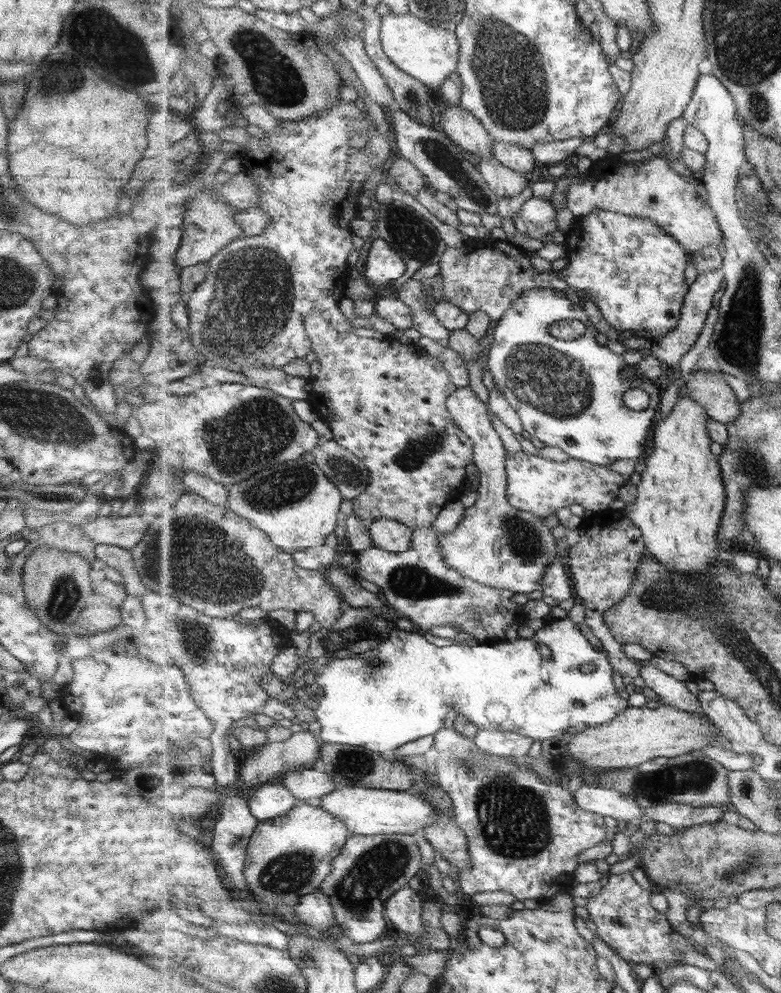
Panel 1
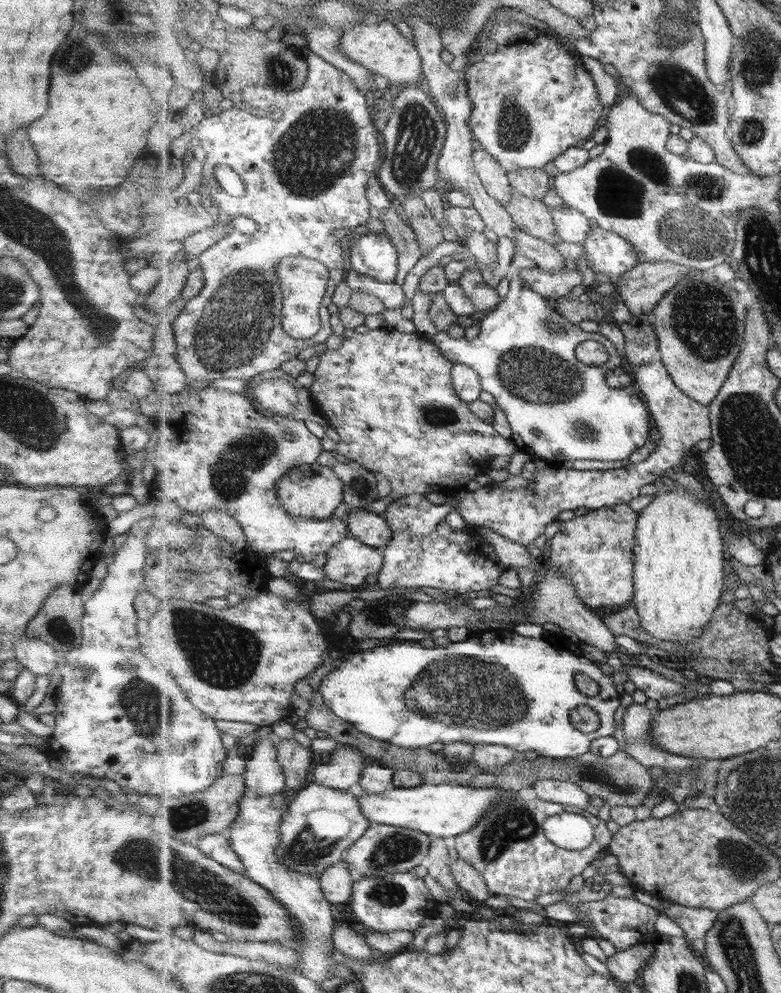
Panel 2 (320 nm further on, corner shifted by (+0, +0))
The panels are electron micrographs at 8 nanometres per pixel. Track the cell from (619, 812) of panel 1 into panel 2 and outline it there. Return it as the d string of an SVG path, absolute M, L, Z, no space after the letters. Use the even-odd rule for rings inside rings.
M548 778L537 780L532 784L532 787L537 791L539 798L545 799L547 802L577 807L583 813L591 804L591 795L574 782Z

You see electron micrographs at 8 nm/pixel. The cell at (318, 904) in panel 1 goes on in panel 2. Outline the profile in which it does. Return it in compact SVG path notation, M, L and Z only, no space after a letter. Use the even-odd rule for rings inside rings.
M345 859L325 869L320 881L329 902L343 904L352 900L356 877L353 876Z

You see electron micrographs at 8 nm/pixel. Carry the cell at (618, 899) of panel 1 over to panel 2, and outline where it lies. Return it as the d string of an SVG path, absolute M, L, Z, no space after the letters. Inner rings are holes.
M612 894L604 899L593 902L582 902L581 904L569 904L559 901L544 907L546 916L562 923L575 924L579 919L591 919L595 930L601 937L609 940L619 951L631 949L635 945L653 943L657 944L664 938L659 937L655 930L655 922L659 918L659 910L639 902L635 897L617 897Z

